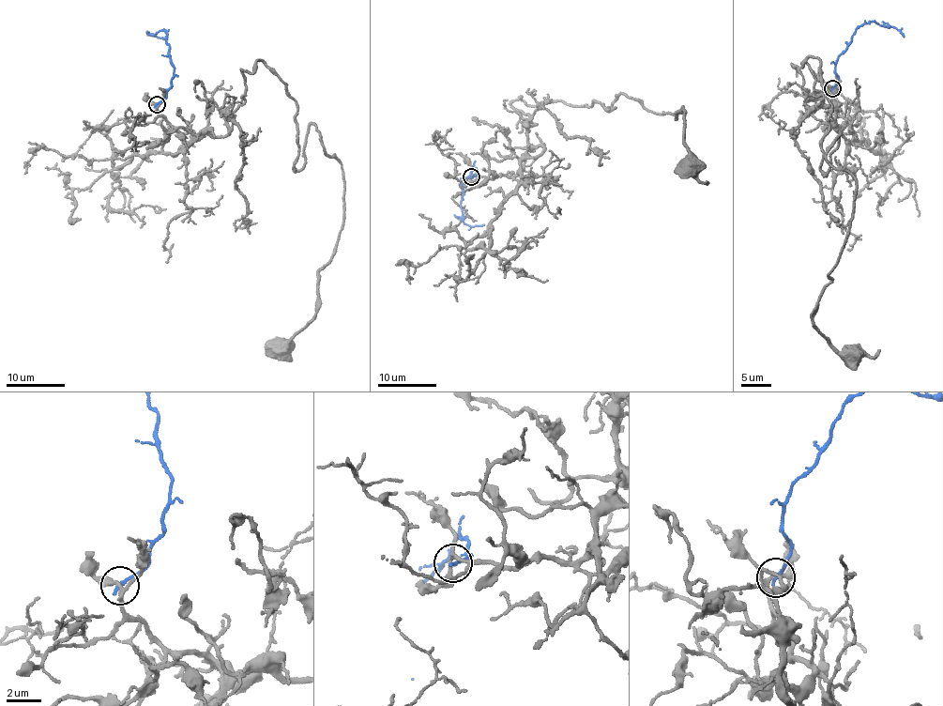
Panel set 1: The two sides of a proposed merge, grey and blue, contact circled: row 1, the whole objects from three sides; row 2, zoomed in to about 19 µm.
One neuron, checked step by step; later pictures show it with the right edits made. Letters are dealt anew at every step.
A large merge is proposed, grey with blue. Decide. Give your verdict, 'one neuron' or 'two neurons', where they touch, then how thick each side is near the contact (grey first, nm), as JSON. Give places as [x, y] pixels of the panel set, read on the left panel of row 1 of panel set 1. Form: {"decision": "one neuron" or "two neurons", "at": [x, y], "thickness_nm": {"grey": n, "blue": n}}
{"decision": "two neurons", "at": [157, 104], "thickness_nm": {"grey": 200, "blue": 240}}

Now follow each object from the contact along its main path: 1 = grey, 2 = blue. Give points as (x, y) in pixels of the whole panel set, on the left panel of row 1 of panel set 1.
1: (155, 104), (223, 136), (260, 61), (297, 105), (296, 170), (312, 124), (341, 163), (316, 315), (281, 347)
2: (157, 104), (172, 85), (173, 72), (165, 38), (167, 33), (162, 30), (151, 35), (167, 39)

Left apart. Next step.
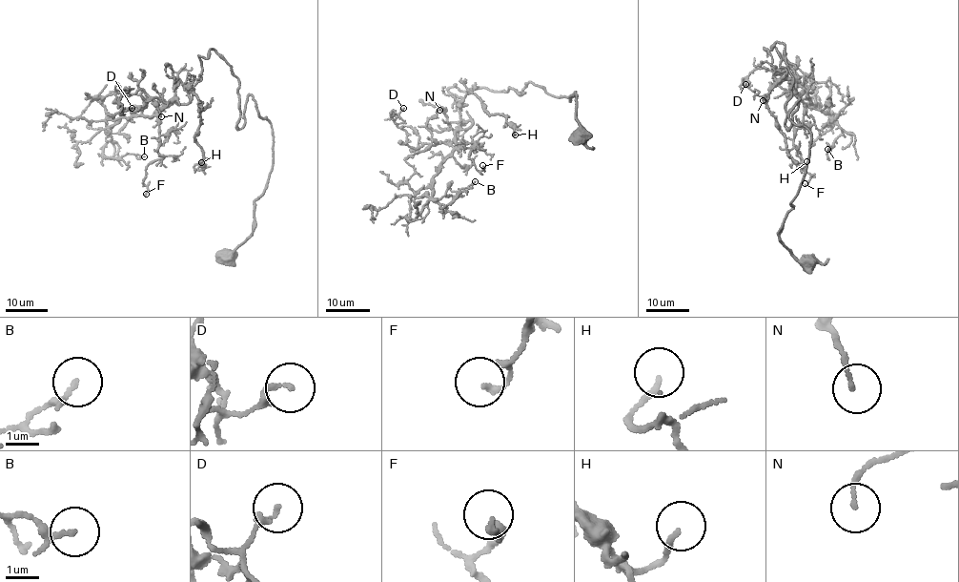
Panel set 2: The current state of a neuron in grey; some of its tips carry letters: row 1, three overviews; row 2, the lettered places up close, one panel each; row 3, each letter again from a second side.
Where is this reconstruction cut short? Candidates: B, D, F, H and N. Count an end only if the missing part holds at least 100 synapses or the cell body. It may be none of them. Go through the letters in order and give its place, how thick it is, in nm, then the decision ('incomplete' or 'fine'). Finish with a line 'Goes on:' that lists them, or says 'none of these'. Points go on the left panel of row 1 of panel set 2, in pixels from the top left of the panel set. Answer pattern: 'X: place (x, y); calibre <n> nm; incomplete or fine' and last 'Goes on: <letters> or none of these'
B: place (144, 156); calibre 190 nm; fine
D: place (132, 108); calibre 140 nm; fine
F: place (146, 194); calibre 160 nm; fine
H: place (201, 162); calibre 160 nm; fine
N: place (161, 116); calibre 130 nm; fine
Goes on: none of these

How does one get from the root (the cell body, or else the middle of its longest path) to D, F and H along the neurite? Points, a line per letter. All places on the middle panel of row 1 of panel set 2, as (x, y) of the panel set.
D: (581, 138), (576, 93), (530, 82), (450, 87), (472, 122), (449, 143), (411, 147), (403, 108)
F: (581, 138), (576, 93), (452, 86), (472, 122), (456, 145), (474, 143), (482, 165)
H: (581, 138), (576, 93), (530, 82), (521, 95), (448, 90), (460, 106), (478, 95), (515, 135)

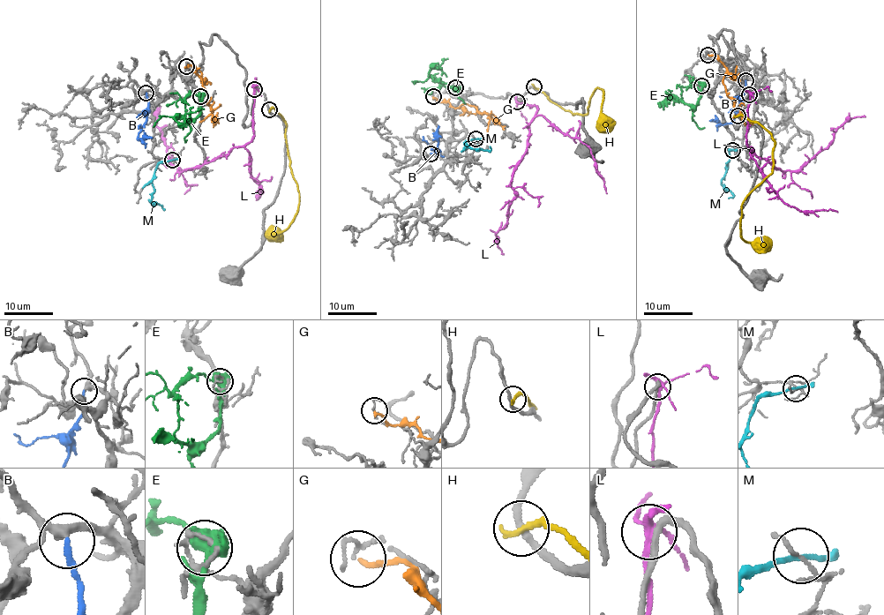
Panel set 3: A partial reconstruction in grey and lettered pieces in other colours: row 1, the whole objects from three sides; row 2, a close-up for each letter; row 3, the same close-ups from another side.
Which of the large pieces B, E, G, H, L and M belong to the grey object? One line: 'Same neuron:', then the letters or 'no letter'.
Same neuron: B

